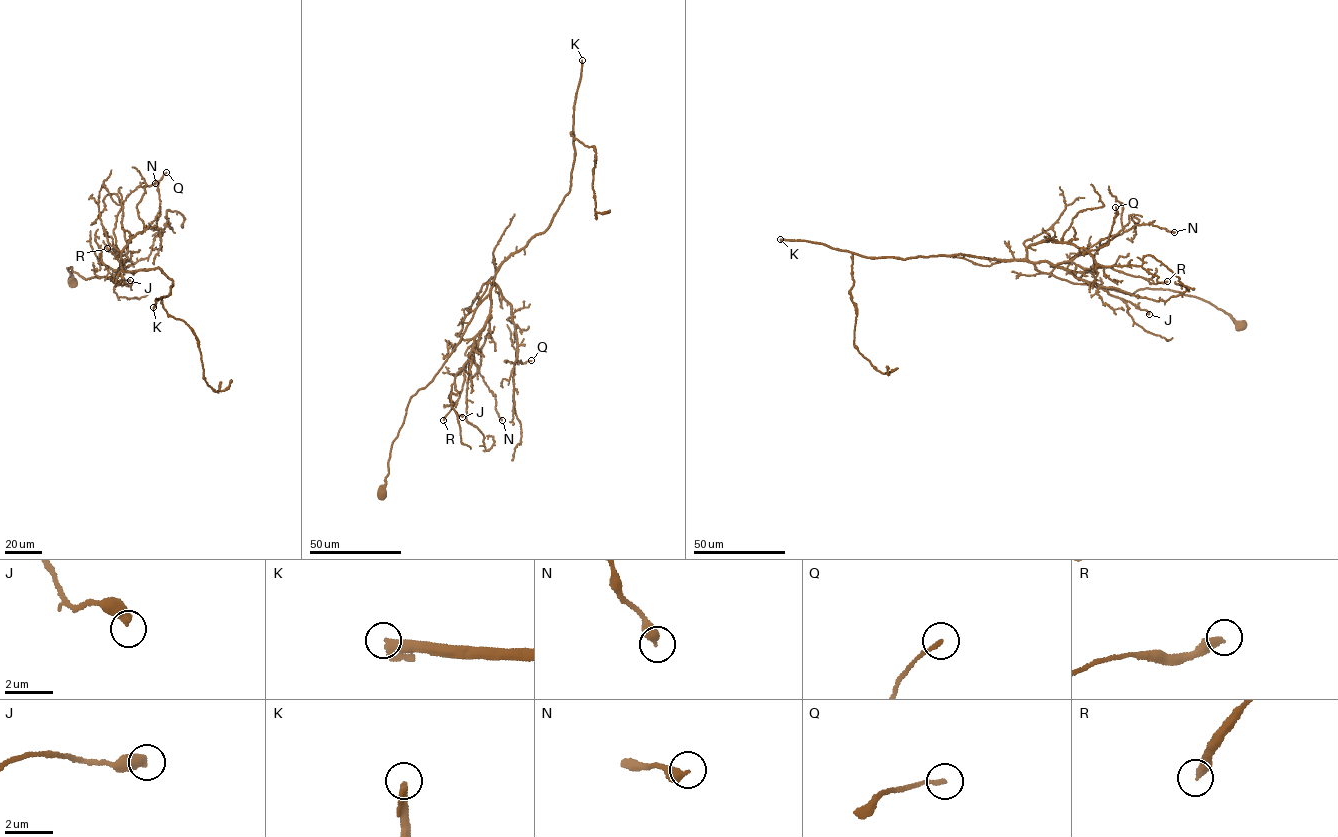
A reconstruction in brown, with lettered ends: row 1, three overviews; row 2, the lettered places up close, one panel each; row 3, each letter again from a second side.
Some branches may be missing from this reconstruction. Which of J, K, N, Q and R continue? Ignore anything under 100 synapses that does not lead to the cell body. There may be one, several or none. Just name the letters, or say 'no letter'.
K

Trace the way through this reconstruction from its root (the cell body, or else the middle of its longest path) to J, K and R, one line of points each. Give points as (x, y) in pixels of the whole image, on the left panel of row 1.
J: (73, 280), (67, 268), (86, 279), (107, 279), (119, 272), (125, 259), (110, 279), (130, 280)
K: (73, 280), (72, 266), (86, 279), (107, 279), (121, 266), (124, 272), (158, 268), (173, 285), (153, 307)
R: (73, 280), (72, 266), (86, 279), (119, 272), (126, 260), (107, 248)

